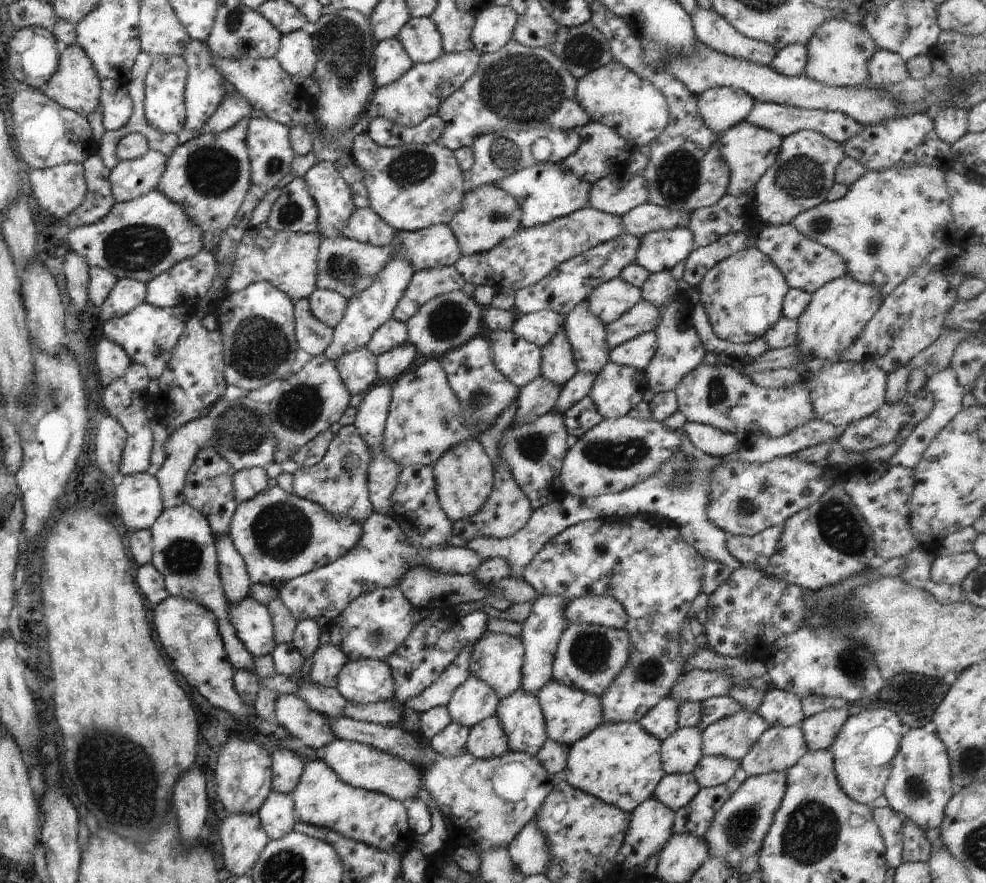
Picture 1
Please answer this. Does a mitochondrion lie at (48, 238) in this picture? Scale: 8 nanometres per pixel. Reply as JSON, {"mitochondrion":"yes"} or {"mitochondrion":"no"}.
{"mitochondrion":"no"}

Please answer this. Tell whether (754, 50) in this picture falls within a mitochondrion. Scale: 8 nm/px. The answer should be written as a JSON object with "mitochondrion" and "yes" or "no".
{"mitochondrion":"no"}

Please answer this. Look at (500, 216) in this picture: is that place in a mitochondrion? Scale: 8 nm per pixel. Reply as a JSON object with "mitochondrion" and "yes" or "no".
{"mitochondrion":"yes"}

